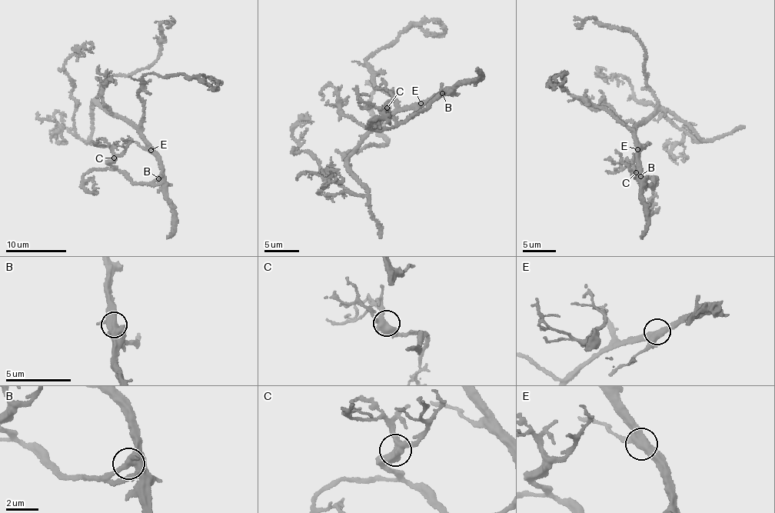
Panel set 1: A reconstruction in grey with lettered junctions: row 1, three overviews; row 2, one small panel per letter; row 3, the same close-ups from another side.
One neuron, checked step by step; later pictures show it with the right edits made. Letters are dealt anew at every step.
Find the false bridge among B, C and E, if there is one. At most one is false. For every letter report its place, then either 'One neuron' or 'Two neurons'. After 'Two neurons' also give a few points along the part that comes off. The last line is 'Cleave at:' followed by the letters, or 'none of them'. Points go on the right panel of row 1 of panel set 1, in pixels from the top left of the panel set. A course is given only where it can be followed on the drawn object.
B: Place: (640, 176). One neuron
C: Place: (636, 172). One neuron
E: Place: (637, 149). One neuron
Cleave at: none of them

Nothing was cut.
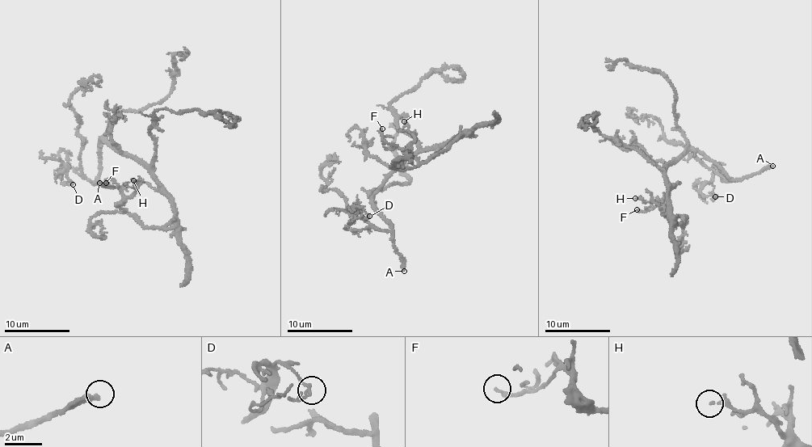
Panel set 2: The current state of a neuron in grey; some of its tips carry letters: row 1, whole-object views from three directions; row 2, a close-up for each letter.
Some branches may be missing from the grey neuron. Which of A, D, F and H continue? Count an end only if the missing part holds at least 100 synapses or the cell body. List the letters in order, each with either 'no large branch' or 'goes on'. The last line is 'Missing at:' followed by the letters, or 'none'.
A: goes on
D: no large branch
F: no large branch
H: no large branch
Missing at: A

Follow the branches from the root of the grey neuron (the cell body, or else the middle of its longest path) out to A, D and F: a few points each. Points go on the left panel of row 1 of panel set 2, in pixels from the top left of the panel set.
A: (108, 144), (102, 141), (98, 147), (98, 170), (92, 184), (99, 183)
D: (108, 144), (102, 141), (98, 145), (98, 170), (94, 181), (82, 178), (64, 150), (59, 153), (73, 184)
F: (108, 144), (146, 169), (170, 199), (174, 218), (149, 228), (123, 211), (122, 195), (106, 183)

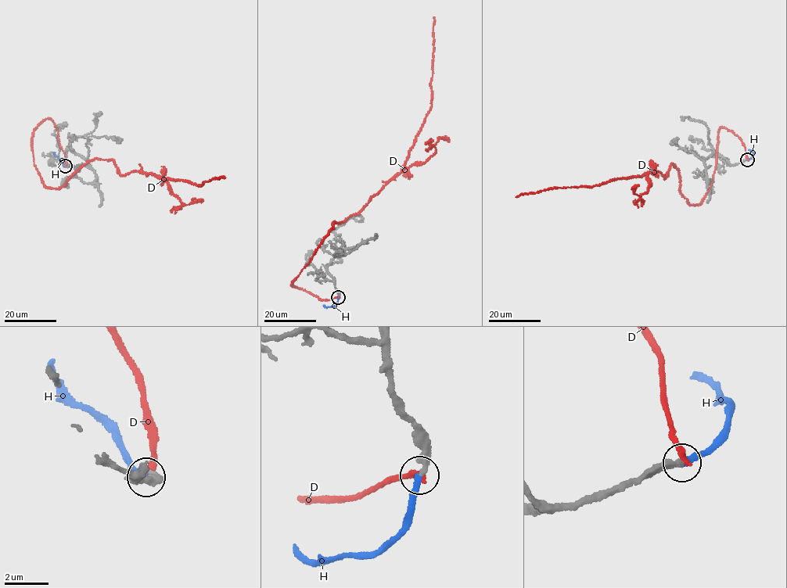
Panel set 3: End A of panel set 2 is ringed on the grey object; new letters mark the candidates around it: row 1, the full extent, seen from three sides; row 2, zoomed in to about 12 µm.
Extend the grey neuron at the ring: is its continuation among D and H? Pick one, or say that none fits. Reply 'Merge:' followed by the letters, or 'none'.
Merge: H

